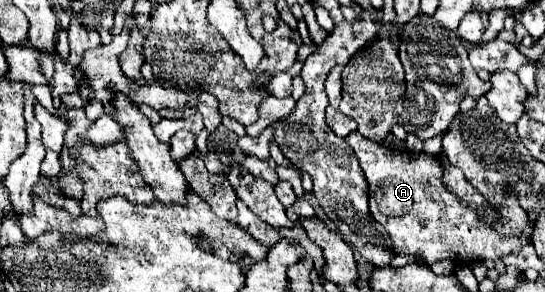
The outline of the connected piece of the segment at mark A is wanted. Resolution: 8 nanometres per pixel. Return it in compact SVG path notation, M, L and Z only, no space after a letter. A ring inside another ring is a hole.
M357 131L351 133L347 141L353 147L369 183L371 217L385 227L387 235L393 239L393 251L397 255L421 255L427 265L441 259L459 263L479 259L497 261L501 255L527 245L523 237L501 237L491 225L479 219L475 209L449 193L443 187L443 169L437 157L391 149L361 137Z

